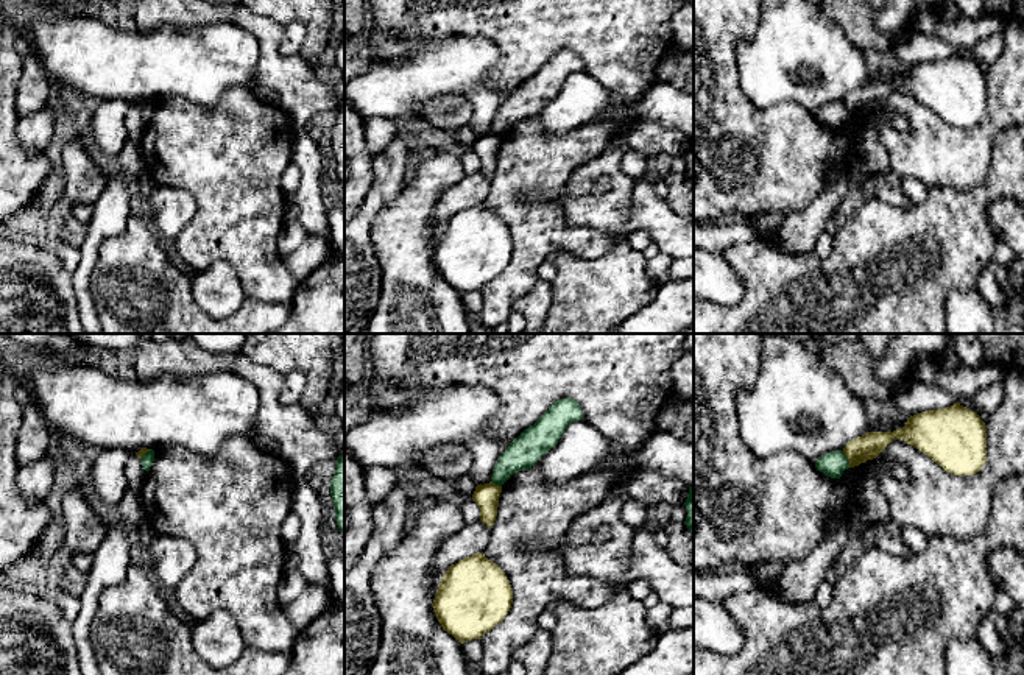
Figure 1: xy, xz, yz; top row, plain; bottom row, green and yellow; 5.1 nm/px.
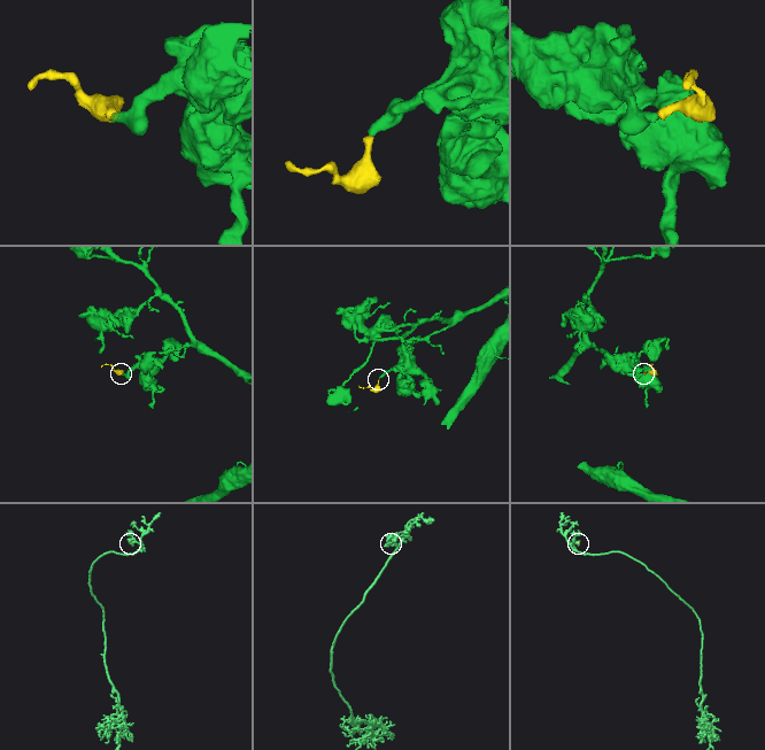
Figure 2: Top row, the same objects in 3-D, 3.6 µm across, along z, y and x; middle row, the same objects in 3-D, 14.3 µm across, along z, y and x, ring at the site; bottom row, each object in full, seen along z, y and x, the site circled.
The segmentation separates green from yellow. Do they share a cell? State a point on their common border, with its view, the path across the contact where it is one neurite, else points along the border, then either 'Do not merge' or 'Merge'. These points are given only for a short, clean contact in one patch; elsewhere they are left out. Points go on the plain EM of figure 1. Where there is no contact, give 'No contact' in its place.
Touches green at yz (847, 109). Boundary: yz (842, 102), (850, 117). Do not merge

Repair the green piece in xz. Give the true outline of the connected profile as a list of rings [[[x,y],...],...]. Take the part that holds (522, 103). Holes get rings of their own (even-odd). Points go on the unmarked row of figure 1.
[[[564,48],[553,53],[549,61],[516,90],[510,94],[493,120],[491,134],[502,137],[514,123],[530,120],[546,103],[549,103],[566,78],[583,70],[581,56]]]

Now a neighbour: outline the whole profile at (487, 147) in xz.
[[[489,133],[475,137],[475,142],[472,145],[472,151],[480,159],[480,171],[488,178],[493,178],[496,171],[500,143],[502,137]]]

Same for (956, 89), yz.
[[[955,53],[916,64],[907,69],[902,80],[867,83],[851,90],[843,98],[849,118],[876,109],[893,90],[904,90],[954,126],[973,126],[987,112],[985,73],[976,62]]]

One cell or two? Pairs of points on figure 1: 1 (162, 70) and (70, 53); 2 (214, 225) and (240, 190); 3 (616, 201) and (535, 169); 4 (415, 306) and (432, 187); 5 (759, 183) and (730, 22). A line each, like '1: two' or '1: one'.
1: one
2: one
3: two
4: one
5: one

